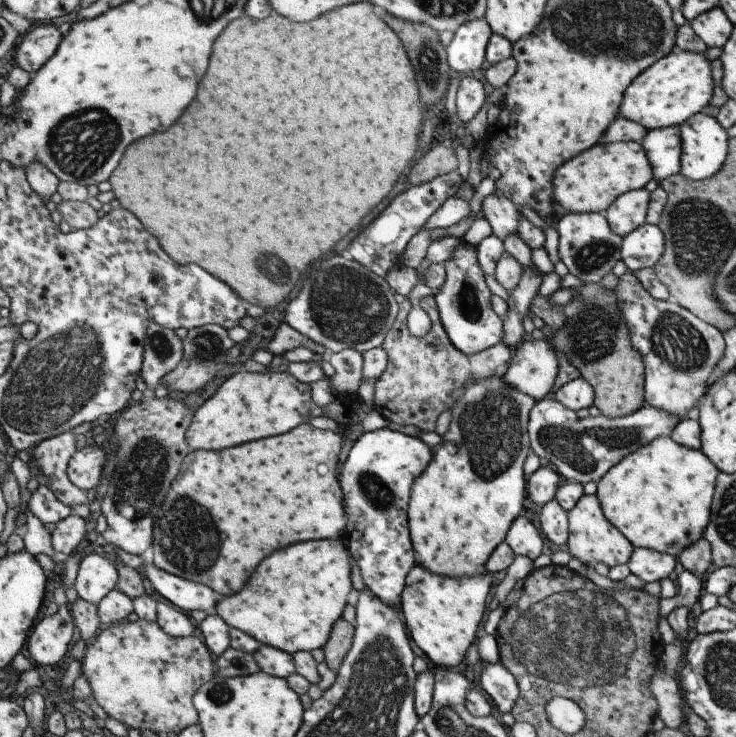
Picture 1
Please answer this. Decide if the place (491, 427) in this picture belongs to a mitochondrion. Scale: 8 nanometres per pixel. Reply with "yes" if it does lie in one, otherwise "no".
yes

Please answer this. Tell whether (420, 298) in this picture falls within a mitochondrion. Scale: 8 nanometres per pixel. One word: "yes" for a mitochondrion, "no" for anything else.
no

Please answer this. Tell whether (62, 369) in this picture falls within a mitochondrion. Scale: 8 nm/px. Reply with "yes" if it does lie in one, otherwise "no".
yes

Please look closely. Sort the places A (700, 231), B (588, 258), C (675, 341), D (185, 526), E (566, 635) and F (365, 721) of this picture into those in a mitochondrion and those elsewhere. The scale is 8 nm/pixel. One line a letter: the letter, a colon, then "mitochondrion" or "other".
A: mitochondrion
B: mitochondrion
C: mitochondrion
D: mitochondrion
E: mitochondrion
F: mitochondrion

